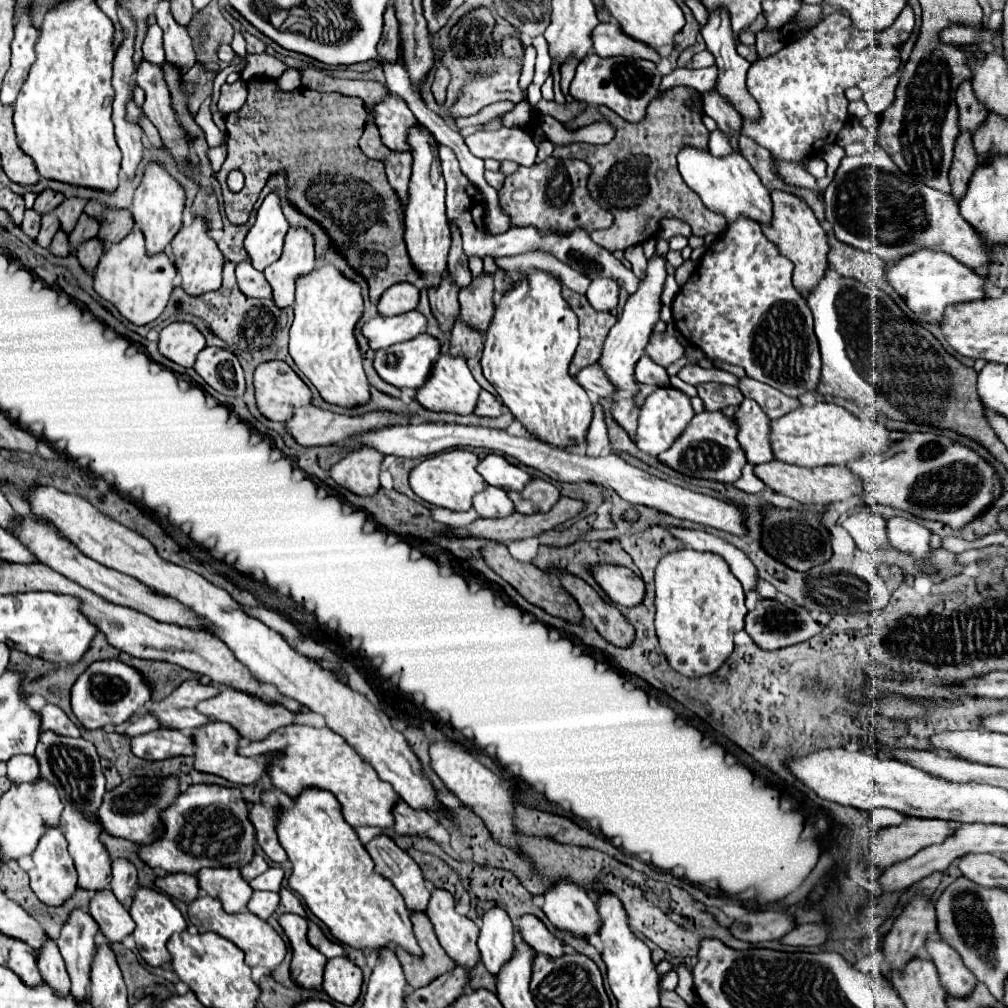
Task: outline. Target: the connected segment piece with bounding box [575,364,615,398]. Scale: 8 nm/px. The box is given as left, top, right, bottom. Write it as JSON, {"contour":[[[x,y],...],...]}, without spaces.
{"contour":[[[593,364],[593,366],[587,366],[587,368],[583,368],[577,376],[575,376],[575,380],[587,390],[587,392],[591,392],[593,396],[613,396],[615,394],[615,388],[611,388],[611,382],[609,380],[605,380],[607,376],[603,376],[603,370],[597,366],[597,364]]]}

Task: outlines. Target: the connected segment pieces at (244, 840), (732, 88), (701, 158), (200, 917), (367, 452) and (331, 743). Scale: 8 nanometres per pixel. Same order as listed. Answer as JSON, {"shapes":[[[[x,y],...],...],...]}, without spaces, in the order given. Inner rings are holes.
{"shapes":[[[[215,784],[189,786],[163,810],[161,822],[165,832],[155,842],[137,848],[139,858],[151,868],[161,868],[169,874],[195,874],[205,866],[241,868],[243,864],[249,864],[255,854],[255,826],[249,820],[247,804],[237,788],[223,788]]],[[[709,12],[709,22],[707,22],[707,26],[703,26],[701,34],[705,38],[707,50],[715,56],[715,66],[717,66],[717,72],[719,72],[715,90],[741,114],[743,120],[757,122],[761,118],[761,112],[759,112],[757,102],[751,98],[751,94],[749,94],[749,90],[745,86],[745,76],[747,76],[747,70],[749,70],[751,64],[735,52],[733,30],[731,30],[731,24],[727,20],[727,12]]],[[[685,146],[679,156],[679,172],[687,186],[691,186],[705,208],[709,208],[715,214],[725,216],[727,224],[733,224],[737,218],[749,218],[755,220],[757,224],[771,224],[773,212],[771,212],[771,196],[767,188],[761,184],[761,180],[751,172],[751,166],[747,160],[743,160],[741,154],[731,152],[725,158],[715,158],[709,152],[699,152],[691,146]]],[[[199,896],[197,900],[193,900],[189,904],[187,916],[191,920],[191,924],[197,926],[199,932],[215,932],[227,940],[231,940],[233,944],[237,944],[243,952],[245,952],[245,964],[247,966],[265,966],[265,968],[275,968],[281,964],[281,960],[287,954],[287,946],[283,942],[283,938],[261,918],[257,918],[251,912],[239,912],[239,914],[227,914],[221,906],[221,902],[217,898],[211,896]]],[[[359,448],[345,454],[337,464],[331,466],[329,476],[345,490],[357,496],[373,496],[379,486],[379,472],[381,472],[379,452],[373,448]]],[[[289,724],[277,732],[271,732],[265,740],[247,742],[239,746],[241,756],[261,756],[269,754],[269,768],[267,776],[271,784],[287,794],[289,798],[297,798],[307,788],[321,788],[329,790],[337,802],[341,804],[343,818],[349,826],[377,826],[377,828],[391,828],[393,816],[391,808],[395,806],[397,794],[393,792],[391,784],[379,780],[375,770],[367,770],[367,762],[355,752],[353,746],[345,742],[339,734],[329,728],[313,728],[313,726],[299,726]]]]}

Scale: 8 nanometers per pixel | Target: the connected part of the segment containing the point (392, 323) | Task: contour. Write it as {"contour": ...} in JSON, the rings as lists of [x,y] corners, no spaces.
{"contour":[[[413,310],[413,312],[391,316],[391,318],[375,316],[363,324],[361,334],[367,338],[371,350],[379,350],[379,348],[389,348],[391,344],[411,340],[413,336],[423,334],[425,324],[427,324],[425,316]]]}

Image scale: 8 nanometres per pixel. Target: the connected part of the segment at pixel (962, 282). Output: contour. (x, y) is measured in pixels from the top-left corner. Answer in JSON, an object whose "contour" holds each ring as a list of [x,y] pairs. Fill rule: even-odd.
{"contour":[[[921,250],[913,252],[909,256],[903,256],[901,260],[889,262],[883,268],[883,280],[887,280],[893,290],[905,298],[909,310],[923,322],[939,322],[943,316],[943,308],[947,304],[955,302],[971,302],[981,300],[985,296],[985,276],[979,276],[971,268],[965,268],[963,264],[955,262],[953,256],[947,256],[945,252],[935,250]]]}

